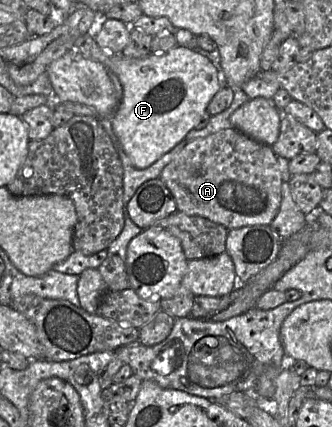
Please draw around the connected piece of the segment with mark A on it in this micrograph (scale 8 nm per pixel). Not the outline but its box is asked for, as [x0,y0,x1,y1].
[161,127,282,230]

